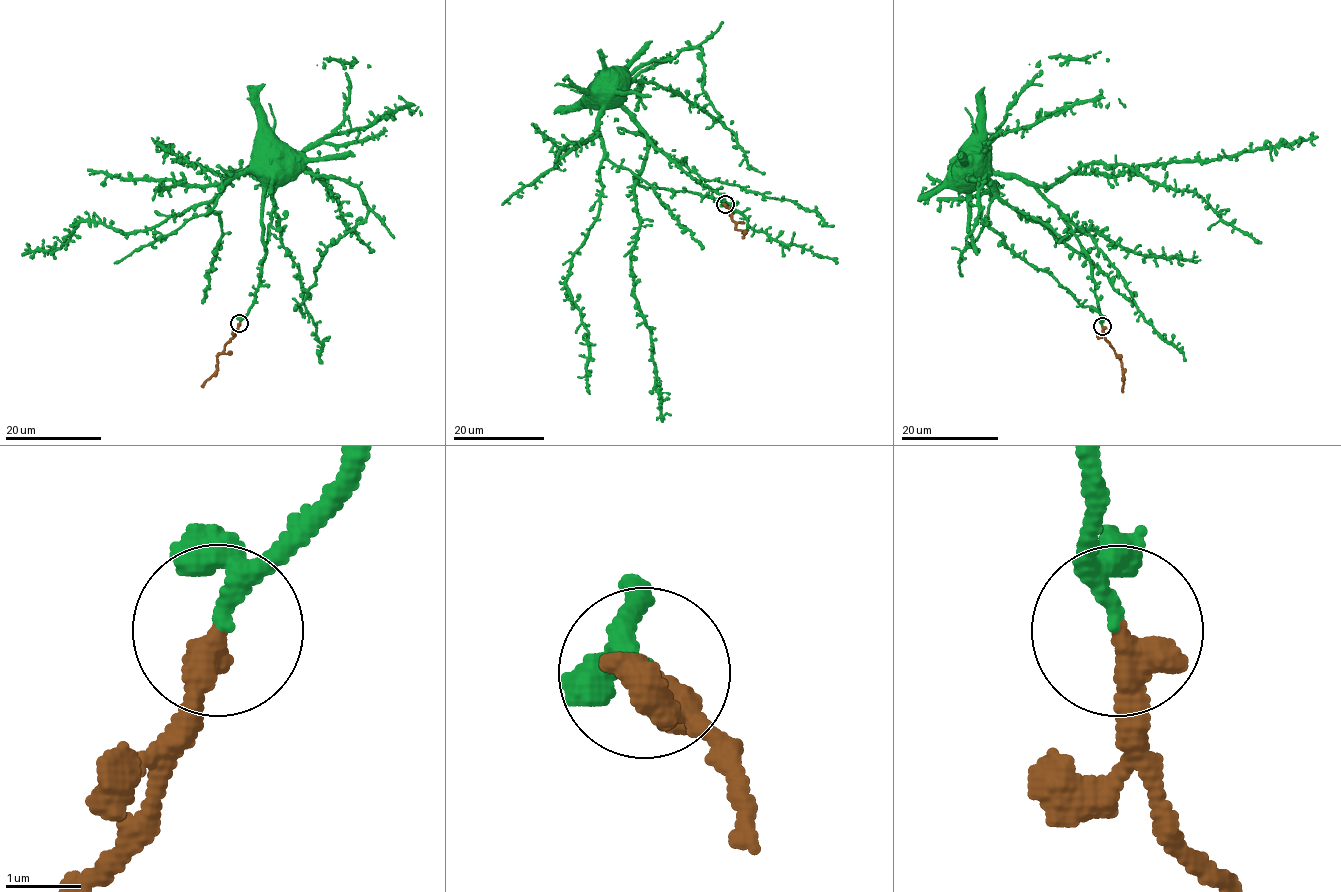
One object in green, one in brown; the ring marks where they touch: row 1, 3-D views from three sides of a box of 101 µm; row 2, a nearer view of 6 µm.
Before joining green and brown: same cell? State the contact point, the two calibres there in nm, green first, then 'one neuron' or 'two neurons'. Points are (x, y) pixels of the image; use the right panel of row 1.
(1102, 326) | 180/440 nm | one neuron

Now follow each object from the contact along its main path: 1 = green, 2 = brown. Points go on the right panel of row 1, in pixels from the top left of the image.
1: (1102, 326), (1091, 262), (1079, 239), (1056, 207), (1023, 181), (979, 169), (970, 161), (971, 168), (968, 168)
2: (1102, 326), (1105, 337), (1121, 362), (1122, 392)

